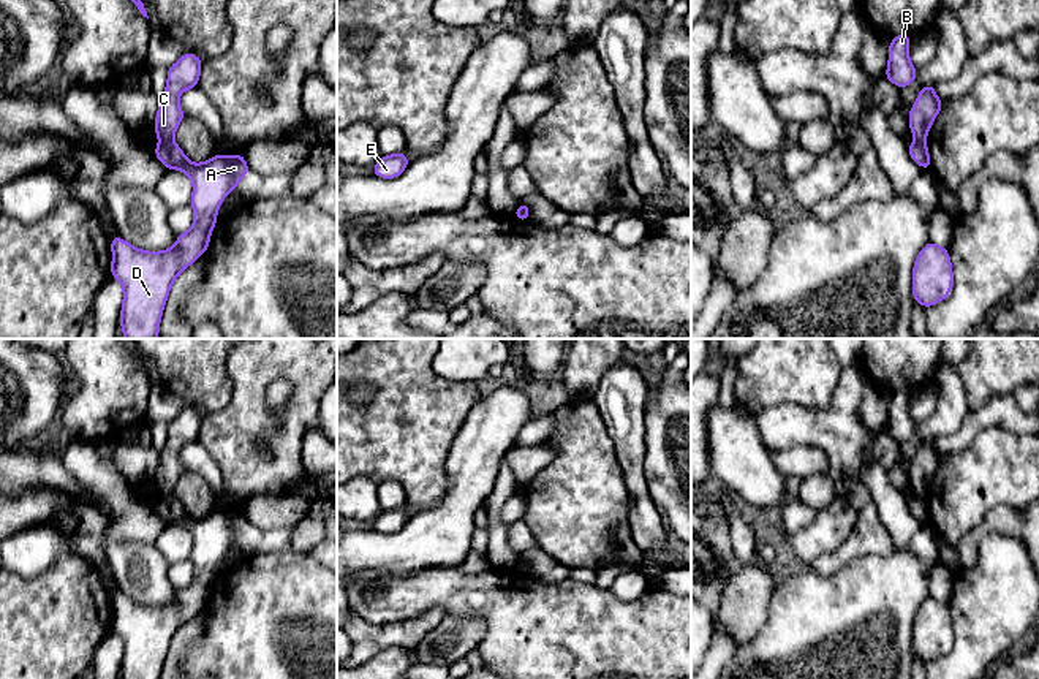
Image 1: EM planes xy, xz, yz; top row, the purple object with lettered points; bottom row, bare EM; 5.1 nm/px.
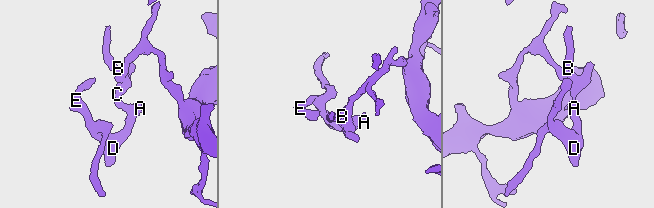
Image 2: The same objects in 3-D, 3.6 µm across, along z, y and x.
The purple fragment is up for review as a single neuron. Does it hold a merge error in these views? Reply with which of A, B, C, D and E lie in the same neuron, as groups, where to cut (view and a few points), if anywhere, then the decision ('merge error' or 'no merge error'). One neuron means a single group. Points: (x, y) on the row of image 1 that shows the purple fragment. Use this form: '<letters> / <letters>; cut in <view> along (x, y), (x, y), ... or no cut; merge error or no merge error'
A D E / B C; cut in xy along (171, 138), (162, 143); merge error

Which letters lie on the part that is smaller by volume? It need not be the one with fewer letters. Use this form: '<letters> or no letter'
A, D, E

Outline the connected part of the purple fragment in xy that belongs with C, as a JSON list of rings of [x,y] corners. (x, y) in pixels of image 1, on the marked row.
[[[193,52],[183,54],[168,70],[168,84],[160,98],[160,109],[155,117],[153,130],[158,139],[171,141],[179,123],[185,117],[179,104],[179,97],[183,90],[198,87],[202,60]]]

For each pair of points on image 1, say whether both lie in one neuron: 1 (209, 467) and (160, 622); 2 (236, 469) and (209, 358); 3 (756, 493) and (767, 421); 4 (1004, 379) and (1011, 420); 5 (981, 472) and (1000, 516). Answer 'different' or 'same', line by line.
1: different
2: different
3: different
4: different
5: different

